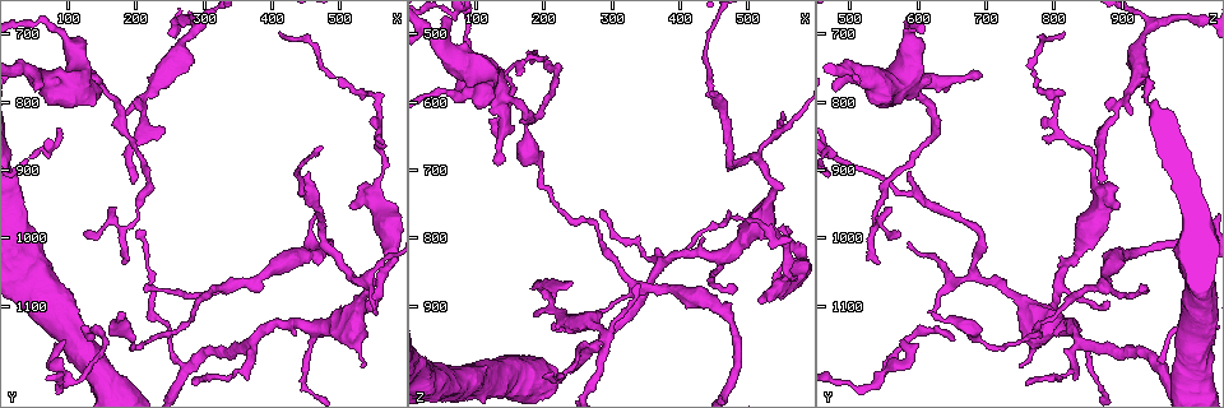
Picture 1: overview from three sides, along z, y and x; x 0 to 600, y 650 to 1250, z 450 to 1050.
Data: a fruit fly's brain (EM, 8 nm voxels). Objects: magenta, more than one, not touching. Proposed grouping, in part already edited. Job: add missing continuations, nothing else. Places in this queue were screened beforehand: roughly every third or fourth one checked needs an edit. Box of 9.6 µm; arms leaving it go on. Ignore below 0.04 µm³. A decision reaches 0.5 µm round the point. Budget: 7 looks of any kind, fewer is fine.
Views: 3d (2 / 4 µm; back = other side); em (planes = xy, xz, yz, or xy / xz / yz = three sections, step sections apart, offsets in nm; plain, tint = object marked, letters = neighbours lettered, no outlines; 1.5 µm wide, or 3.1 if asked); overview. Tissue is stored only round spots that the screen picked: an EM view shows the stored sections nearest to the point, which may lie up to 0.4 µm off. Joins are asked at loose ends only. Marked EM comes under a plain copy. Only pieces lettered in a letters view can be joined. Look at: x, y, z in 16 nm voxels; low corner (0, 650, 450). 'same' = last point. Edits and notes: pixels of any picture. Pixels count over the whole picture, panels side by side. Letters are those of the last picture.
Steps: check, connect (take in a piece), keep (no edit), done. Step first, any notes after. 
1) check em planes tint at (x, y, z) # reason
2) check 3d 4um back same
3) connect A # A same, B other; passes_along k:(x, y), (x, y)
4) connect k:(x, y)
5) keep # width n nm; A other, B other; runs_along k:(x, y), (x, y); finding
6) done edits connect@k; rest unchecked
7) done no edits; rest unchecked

check 3d 2um at (180, 1040, 540) # tapers out

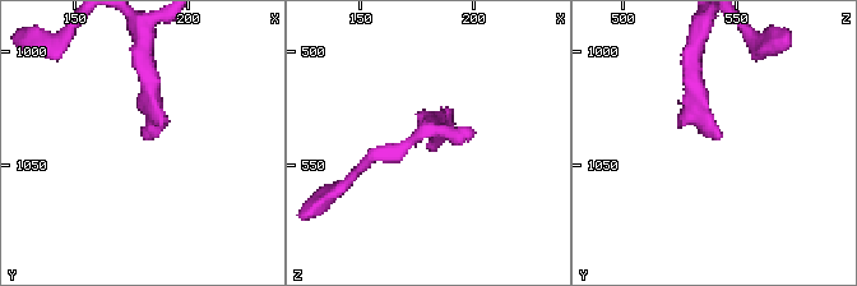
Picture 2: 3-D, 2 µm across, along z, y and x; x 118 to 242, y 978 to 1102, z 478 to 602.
check em xz step 4 letters at (182, 1039, 542)

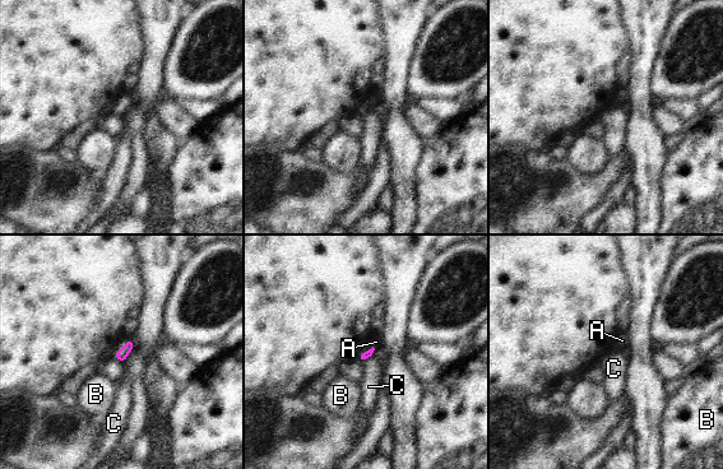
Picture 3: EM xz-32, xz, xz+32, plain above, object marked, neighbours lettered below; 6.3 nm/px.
check em planes letters same # cut it another way

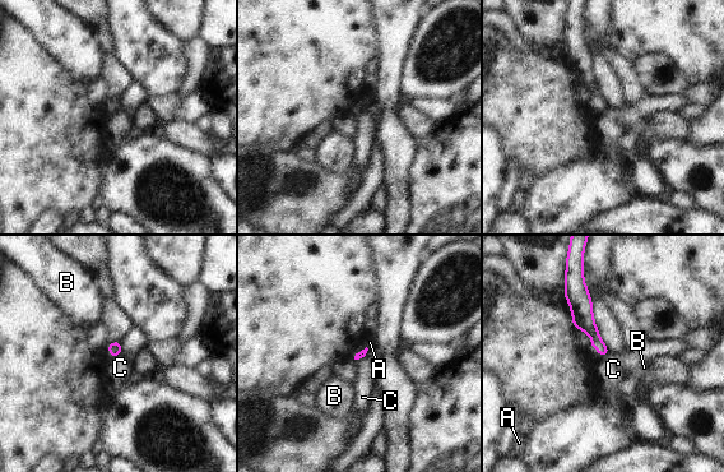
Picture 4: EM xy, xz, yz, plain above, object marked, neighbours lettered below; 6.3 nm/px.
keep # longest_contact C 80 nm; A other, B other, C other; runs_along 4:(581, 285), (581, 317), (603, 352); no lettered piece goes on from it

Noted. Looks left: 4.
check em xz step 8 tint at (455, 905, 585) # free end

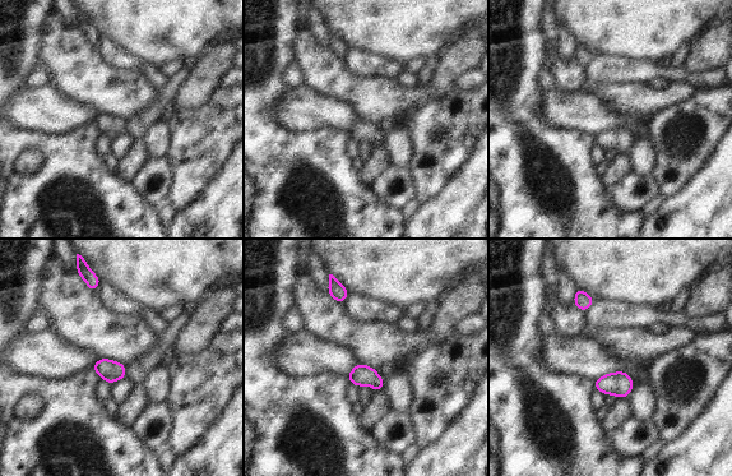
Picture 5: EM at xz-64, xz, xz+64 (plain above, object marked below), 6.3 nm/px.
check em xy step 8 letters same

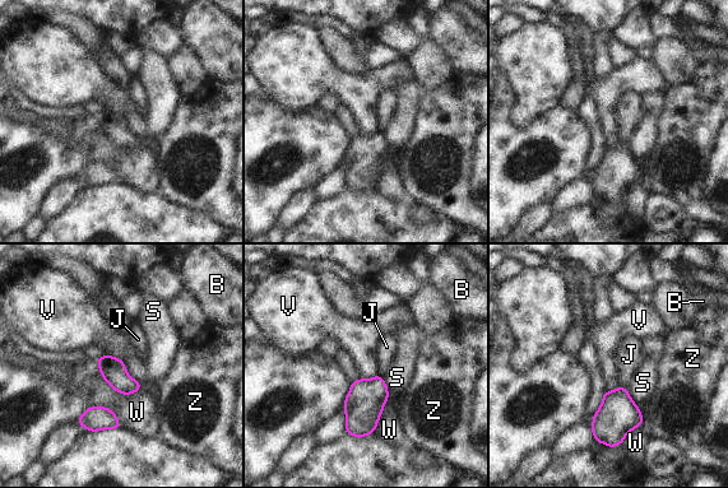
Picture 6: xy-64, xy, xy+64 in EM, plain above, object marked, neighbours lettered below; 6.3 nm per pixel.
keep # longest_contact W 260 nm; B other, J other, S other, V other, W other, Z other; border 6:(376, 373), (366, 380), (358, 377); none of them fits

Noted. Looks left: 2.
check em planes letters at (195, 915, 875) # branch stops here

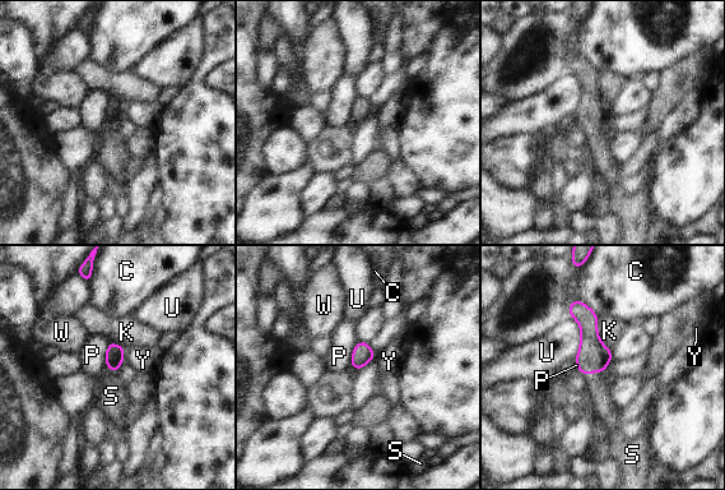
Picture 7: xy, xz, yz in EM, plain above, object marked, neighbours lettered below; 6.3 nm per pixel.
connect S # C other, K other, P other, S same, U other, W other, Y other; passes_along 7:(593, 356), (595, 371), (599, 384); the cell continues

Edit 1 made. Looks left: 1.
done edits connect@7; rest unchecked

